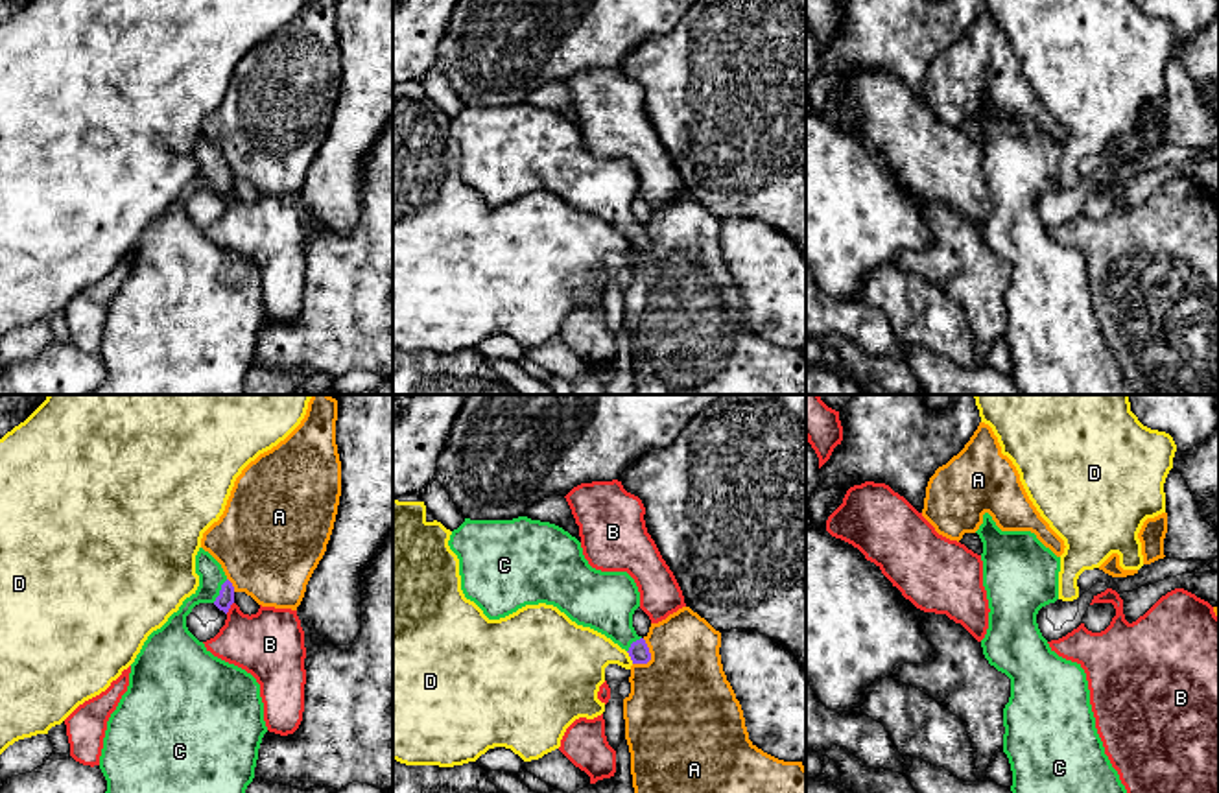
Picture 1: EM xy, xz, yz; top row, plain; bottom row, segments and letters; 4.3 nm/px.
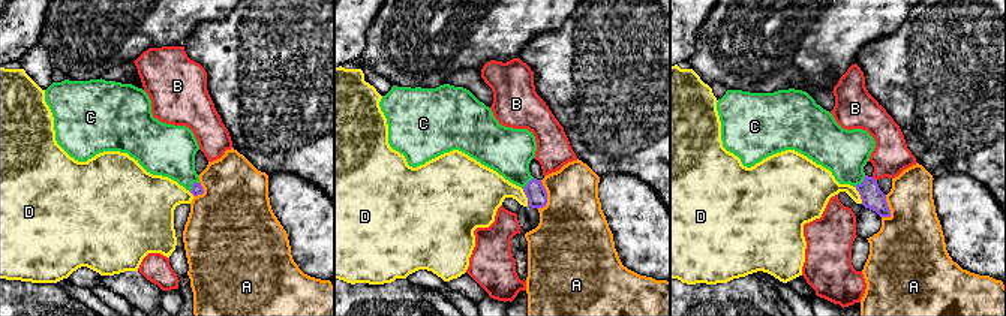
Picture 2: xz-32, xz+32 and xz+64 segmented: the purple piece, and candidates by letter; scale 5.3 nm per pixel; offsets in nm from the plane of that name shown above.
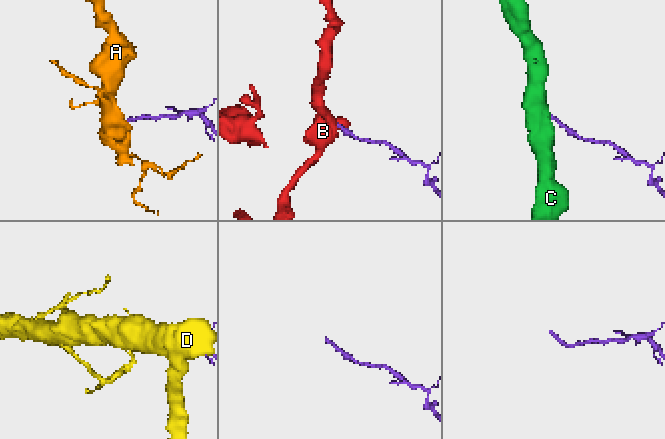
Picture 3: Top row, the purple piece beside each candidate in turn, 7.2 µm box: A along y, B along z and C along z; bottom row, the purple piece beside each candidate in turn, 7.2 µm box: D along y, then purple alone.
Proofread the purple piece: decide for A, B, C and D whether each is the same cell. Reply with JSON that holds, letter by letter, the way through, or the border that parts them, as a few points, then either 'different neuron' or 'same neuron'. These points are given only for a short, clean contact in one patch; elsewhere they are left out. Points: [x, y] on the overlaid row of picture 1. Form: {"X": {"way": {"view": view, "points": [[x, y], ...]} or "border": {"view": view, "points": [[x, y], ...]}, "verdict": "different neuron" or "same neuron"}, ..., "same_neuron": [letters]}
{"A": {"verdict": "different neuron"}, "B": {"verdict": "different neuron"}, "C": {"way": {"view": "xy", "points": [[225, 598], [220, 591], [213, 583], [211, 574]]}, "verdict": "same neuron"}, "D": {"border": {"view": "xz", "points": [[626, 651], [633, 662]]}, "verdict": "different neuron"}, "same_neuron": ["C"]}

